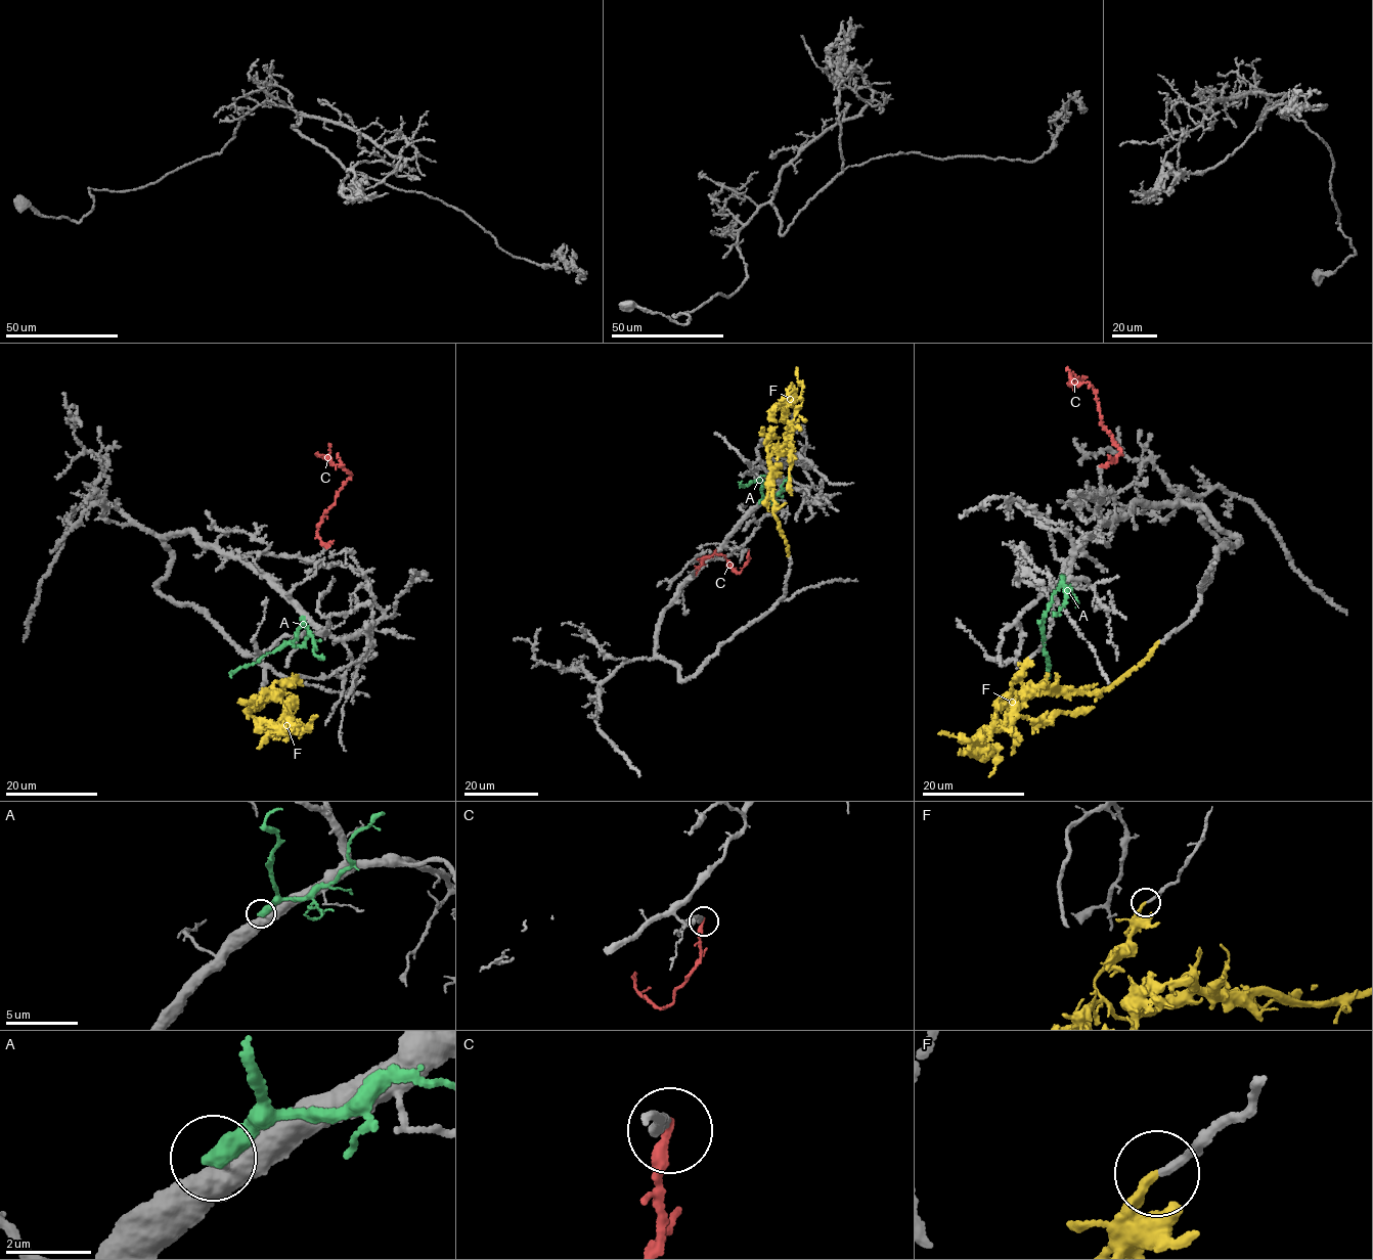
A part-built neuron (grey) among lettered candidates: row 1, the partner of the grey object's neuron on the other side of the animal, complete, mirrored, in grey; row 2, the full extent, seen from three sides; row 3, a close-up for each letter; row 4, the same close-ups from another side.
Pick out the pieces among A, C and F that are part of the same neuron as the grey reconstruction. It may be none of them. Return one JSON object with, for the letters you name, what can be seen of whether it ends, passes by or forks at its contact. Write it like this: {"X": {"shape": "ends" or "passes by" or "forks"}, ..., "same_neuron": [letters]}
{"F": {"shape": "ends"}, "same_neuron": ["F"]}

